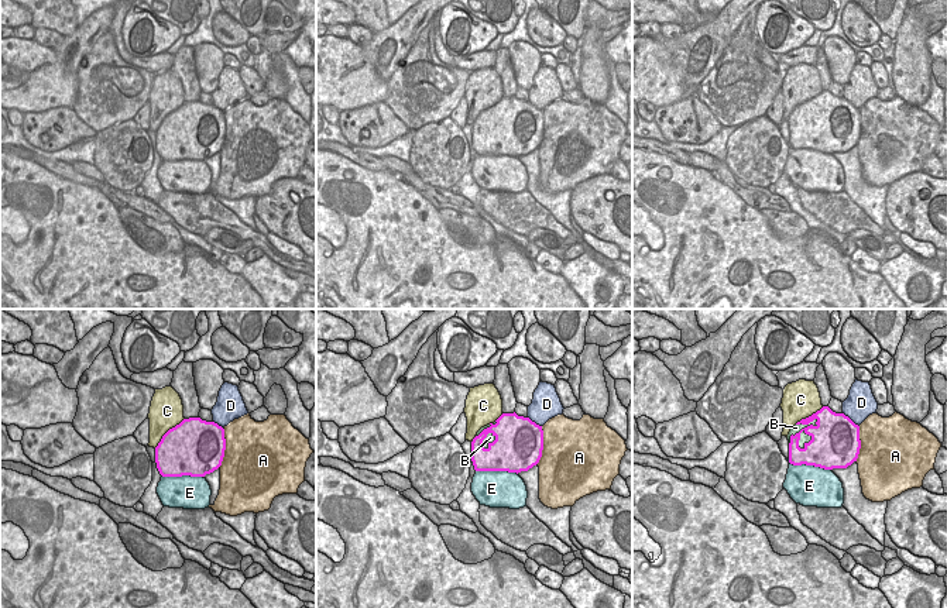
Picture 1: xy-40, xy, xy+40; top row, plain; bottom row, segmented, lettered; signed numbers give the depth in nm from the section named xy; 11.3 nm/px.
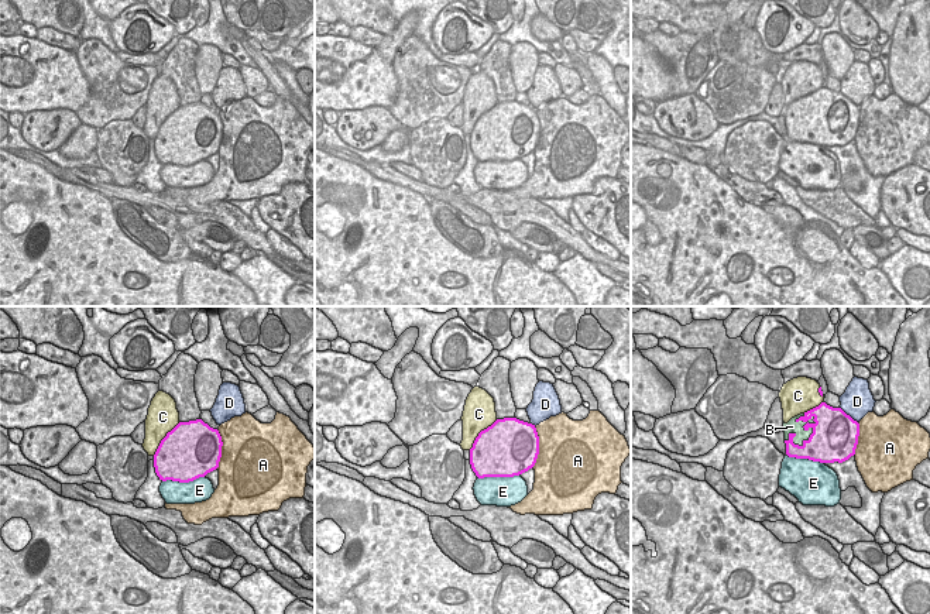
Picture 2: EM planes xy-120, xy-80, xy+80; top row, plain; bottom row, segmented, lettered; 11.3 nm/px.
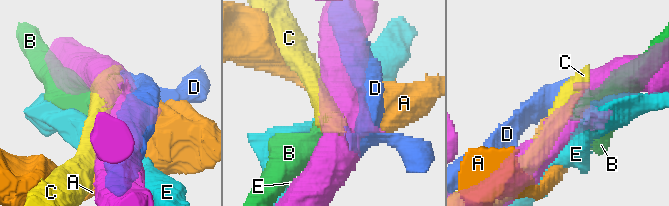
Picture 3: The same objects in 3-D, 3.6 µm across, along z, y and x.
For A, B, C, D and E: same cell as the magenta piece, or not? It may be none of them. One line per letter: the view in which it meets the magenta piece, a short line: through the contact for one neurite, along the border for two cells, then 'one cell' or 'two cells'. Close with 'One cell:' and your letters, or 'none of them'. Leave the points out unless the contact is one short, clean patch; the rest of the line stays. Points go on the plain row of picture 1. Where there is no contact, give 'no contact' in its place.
A: contact in xy-40; two cells
B: contact in xy+40; two cells
C: contact in xy-40; two cells
D: contact in xy+40; two cells
E: contact in xy+40; two cells
One cell: none of them

